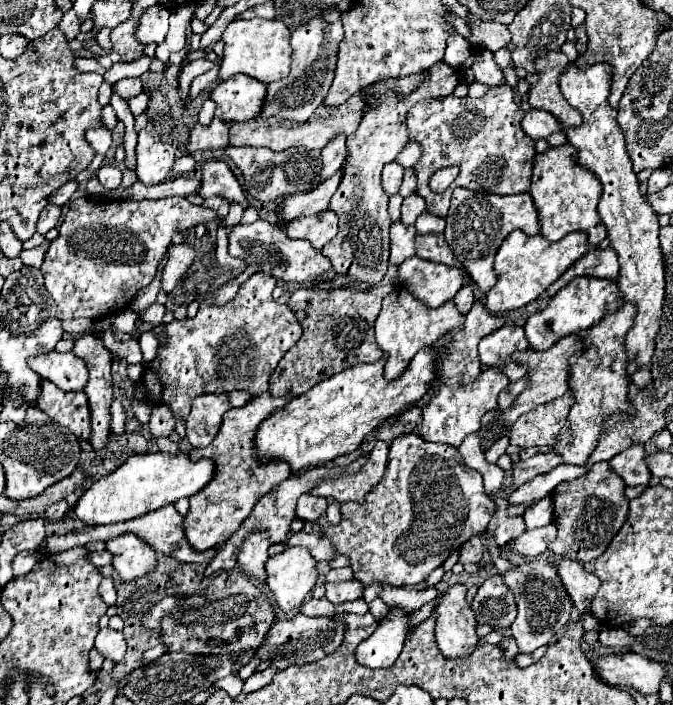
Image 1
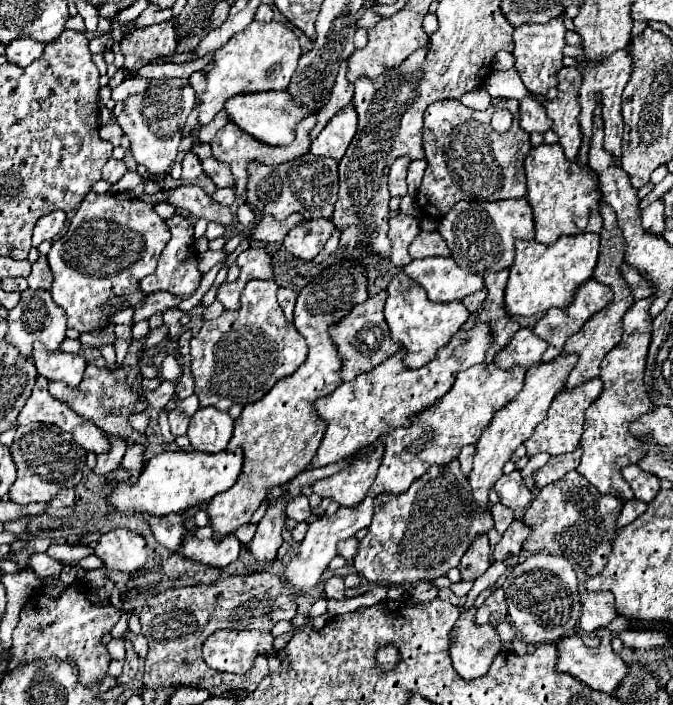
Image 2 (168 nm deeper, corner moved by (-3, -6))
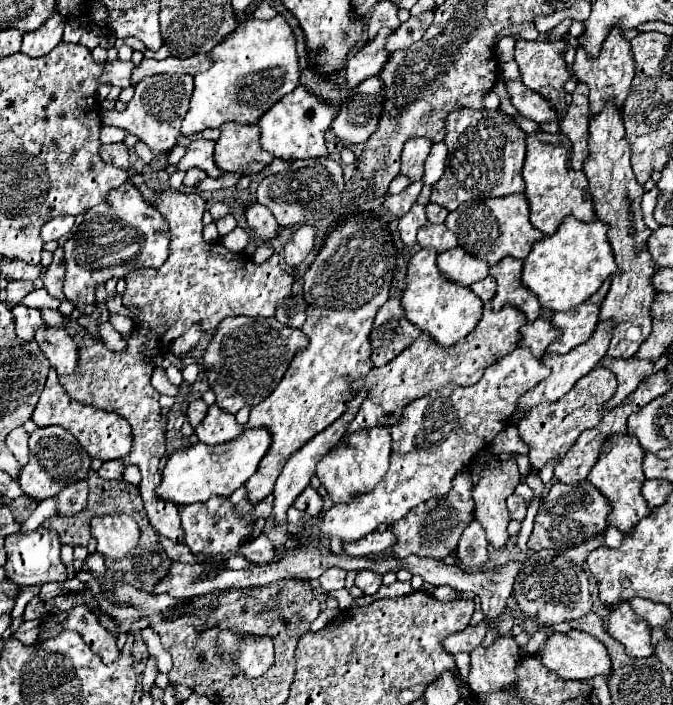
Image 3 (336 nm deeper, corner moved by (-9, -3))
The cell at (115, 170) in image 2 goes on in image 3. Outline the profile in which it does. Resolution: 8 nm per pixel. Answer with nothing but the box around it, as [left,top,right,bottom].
[101,143,131,169]

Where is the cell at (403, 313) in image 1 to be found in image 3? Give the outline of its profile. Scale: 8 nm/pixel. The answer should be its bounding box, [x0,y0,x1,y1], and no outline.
[401,249,483,347]

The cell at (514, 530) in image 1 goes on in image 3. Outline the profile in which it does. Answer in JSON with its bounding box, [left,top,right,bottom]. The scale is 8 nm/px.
[507,495,527,521]

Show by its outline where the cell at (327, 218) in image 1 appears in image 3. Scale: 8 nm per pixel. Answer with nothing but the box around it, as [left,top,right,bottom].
[285,225,317,267]

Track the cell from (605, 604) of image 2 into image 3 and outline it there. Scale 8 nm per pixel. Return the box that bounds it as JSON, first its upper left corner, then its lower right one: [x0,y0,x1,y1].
[607,601,651,657]

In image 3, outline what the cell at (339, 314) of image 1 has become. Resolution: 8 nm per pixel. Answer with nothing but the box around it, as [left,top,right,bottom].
[371,297,419,367]

